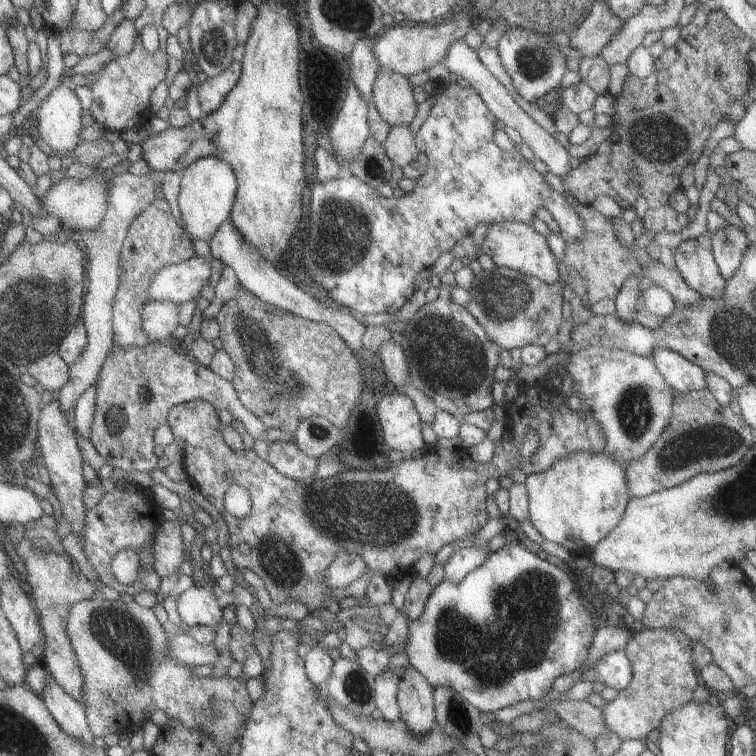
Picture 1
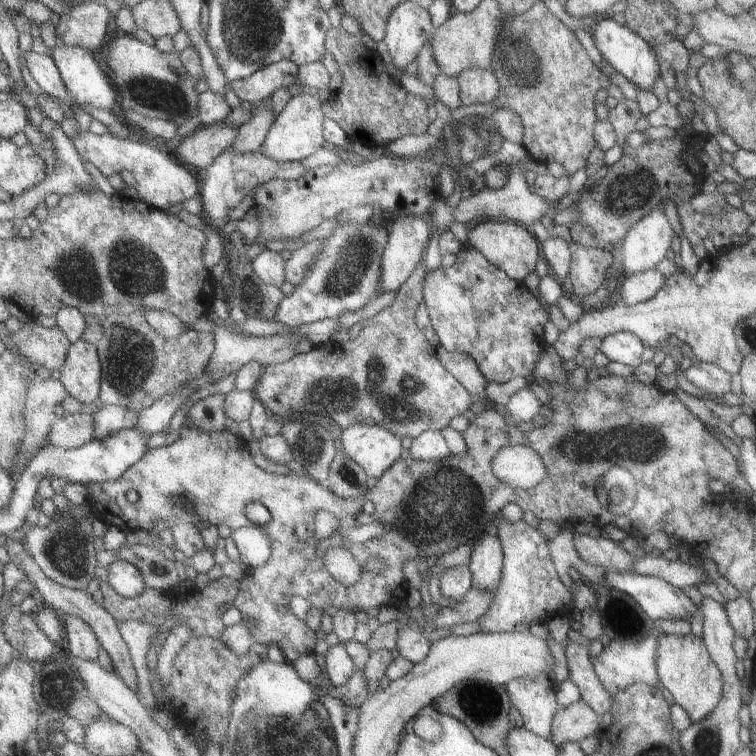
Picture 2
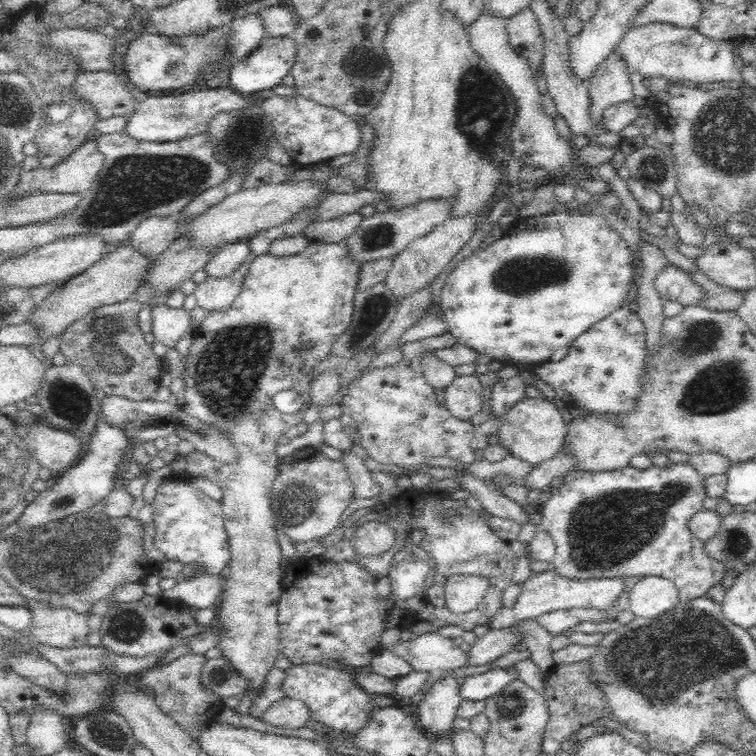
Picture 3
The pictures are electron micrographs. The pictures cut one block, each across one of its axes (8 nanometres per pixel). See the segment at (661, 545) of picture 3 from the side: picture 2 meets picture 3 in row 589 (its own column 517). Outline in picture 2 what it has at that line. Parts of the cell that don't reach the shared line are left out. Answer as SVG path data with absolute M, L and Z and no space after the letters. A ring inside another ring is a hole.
M513 678L503 686L511 706L520 712L524 728L550 738L554 714L560 708L552 682L544 678Z

